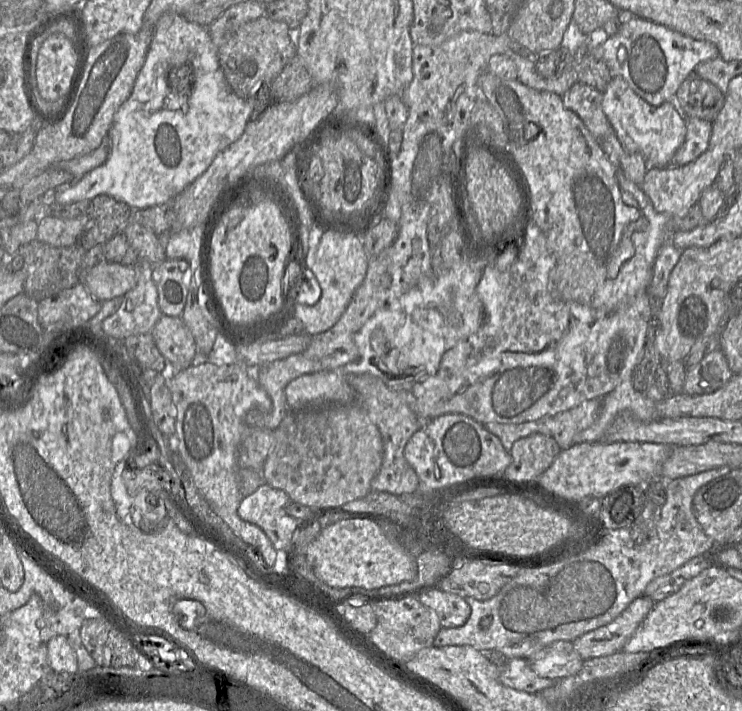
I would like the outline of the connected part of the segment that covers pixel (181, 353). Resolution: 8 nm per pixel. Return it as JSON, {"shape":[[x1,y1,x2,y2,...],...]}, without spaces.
{"shape":[[162,314,151,336,175,373,191,365,208,363,208,356,198,352,194,338,181,317]]}

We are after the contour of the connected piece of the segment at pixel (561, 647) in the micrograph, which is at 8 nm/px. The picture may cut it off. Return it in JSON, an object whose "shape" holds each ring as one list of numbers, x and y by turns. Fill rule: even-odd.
{"shape":[[554,642,532,657,516,659,522,659,531,670,552,680,562,680,578,674,583,664,582,658,570,642]]}

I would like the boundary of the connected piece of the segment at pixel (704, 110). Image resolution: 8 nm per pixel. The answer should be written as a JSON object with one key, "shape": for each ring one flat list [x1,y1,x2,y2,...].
{"shape":[[692,72,678,88,675,99,685,118,696,117,712,123,724,106,725,94]]}

